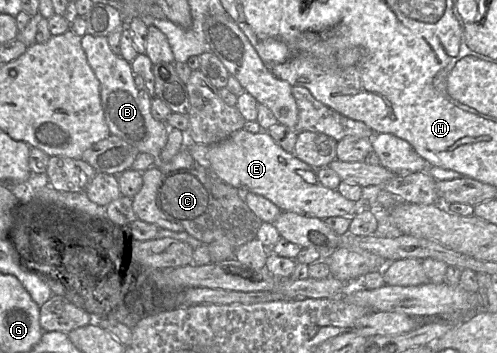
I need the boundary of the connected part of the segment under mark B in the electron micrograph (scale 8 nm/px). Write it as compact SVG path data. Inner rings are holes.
M86 33L81 38L81 45L88 64L100 82L101 105L110 134L126 141L140 153L148 153L158 158L167 143L166 122L156 120L152 116L152 98L144 82L143 86L136 83L131 63L112 52L107 37Z

